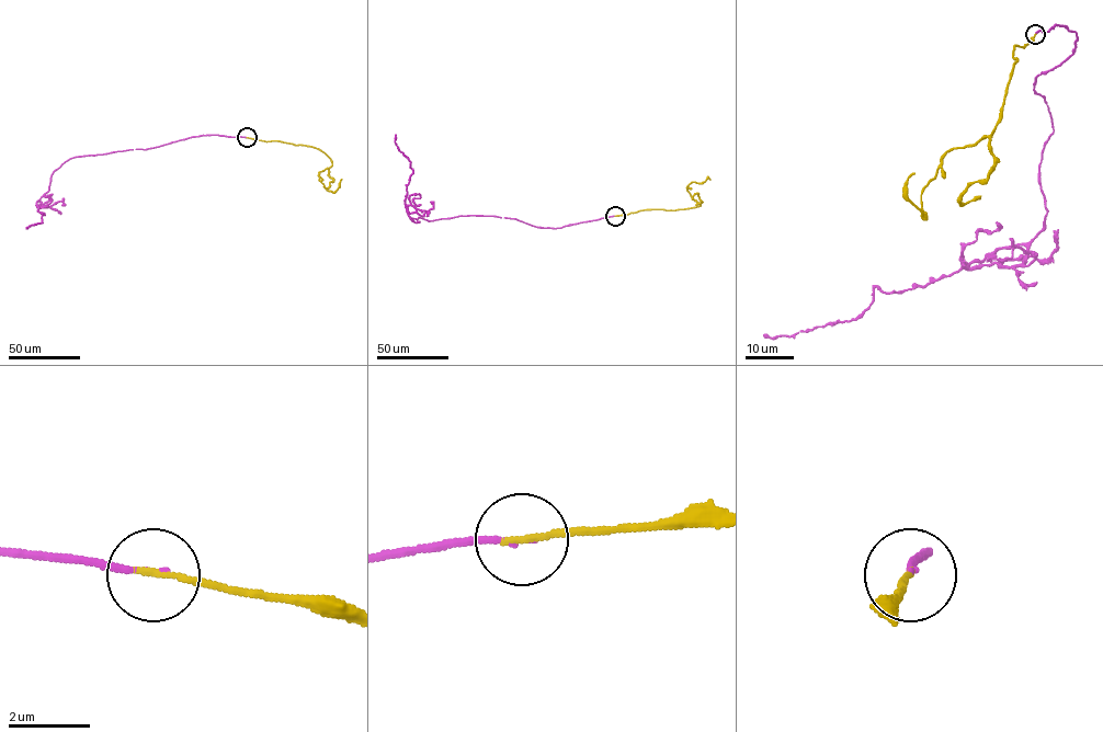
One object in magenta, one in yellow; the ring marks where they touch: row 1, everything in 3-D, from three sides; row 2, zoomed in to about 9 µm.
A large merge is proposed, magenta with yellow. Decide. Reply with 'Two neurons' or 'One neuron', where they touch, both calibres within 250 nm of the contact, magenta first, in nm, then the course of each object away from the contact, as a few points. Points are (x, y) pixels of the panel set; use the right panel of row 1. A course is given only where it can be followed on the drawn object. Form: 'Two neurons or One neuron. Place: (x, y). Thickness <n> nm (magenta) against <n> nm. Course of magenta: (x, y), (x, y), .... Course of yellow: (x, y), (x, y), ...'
One neuron. Place: (1035, 34). Thickness 100 nm (magenta) against 180 nm. Course of magenta: (1035, 34), (1077, 34), (1034, 81), (1054, 130), (1045, 226), (924, 285), (877, 287), (854, 319), (763, 334). Course of yellow: (1035, 35), (1013, 50), (996, 127), (947, 150), (922, 190), (925, 217), (907, 195), (914, 173)

